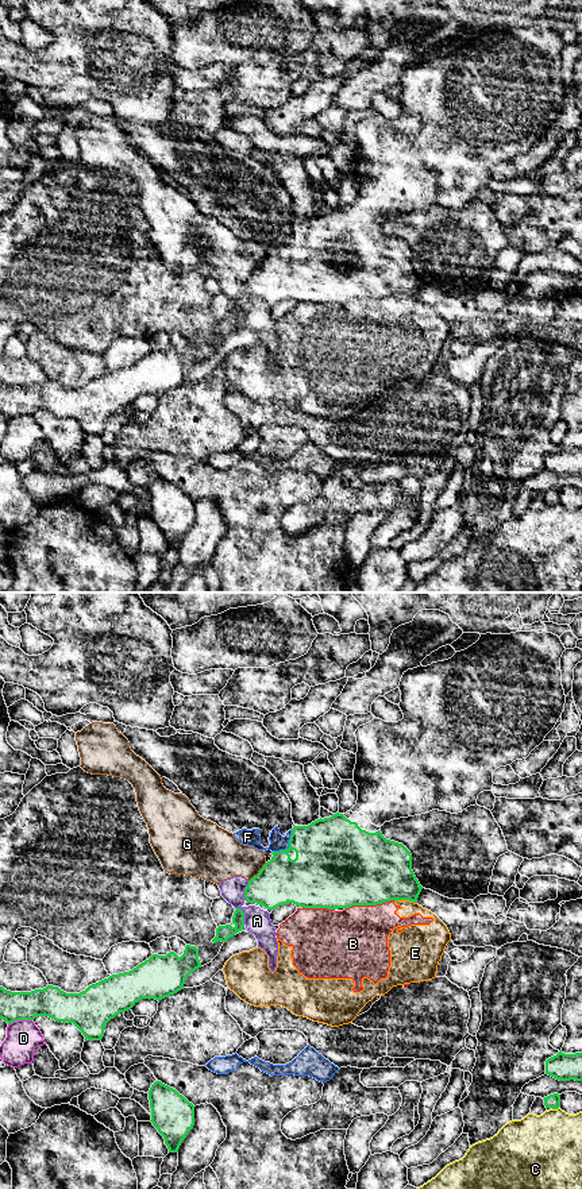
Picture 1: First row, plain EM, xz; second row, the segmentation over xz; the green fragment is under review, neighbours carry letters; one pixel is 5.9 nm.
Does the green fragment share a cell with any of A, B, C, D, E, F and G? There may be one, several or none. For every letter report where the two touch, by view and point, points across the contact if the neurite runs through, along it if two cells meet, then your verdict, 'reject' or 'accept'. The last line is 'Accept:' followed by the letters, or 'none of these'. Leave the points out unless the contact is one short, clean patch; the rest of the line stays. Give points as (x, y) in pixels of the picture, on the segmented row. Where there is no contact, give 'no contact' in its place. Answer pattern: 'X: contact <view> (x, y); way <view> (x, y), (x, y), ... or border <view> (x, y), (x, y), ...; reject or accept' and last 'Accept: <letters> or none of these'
A: contact xz (245, 891); border xz (249, 881), (245, 888), (246, 900); reject
B: contact xz (369, 904); reject
C: contact xz (555, 1108); reject
D: contact xz (19, 1019); reject
E: contact xz (405, 899); reject
F: contact xz (289, 846); reject
G: contact xz (259, 872); border xz (266, 863), (249, 881); reject
Accept: none of these

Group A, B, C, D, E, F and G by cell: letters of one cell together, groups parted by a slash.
A G / B E / C / D / F

